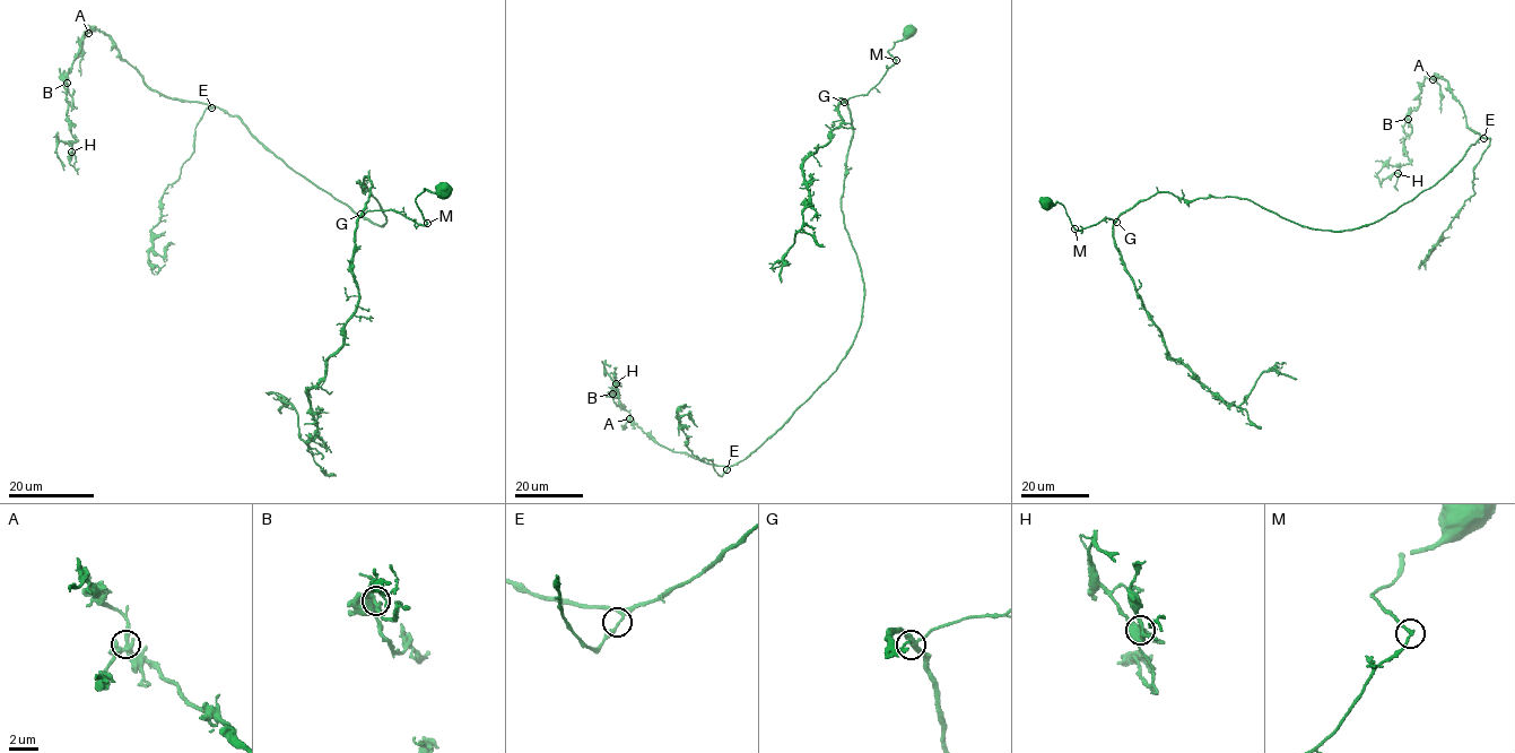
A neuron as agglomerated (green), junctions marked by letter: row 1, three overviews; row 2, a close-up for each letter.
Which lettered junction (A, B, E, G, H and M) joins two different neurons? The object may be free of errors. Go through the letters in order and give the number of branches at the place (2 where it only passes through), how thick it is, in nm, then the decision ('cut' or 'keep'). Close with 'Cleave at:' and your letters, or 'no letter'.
A: 3 | 360 nm | keep
B: 3 | 260 nm | keep
E: 3 | 200 nm | keep
G: 3 | 300 nm | keep
H: 3 | 220 nm | keep
M: 2 | 200 nm | keep
Cleave at: no letter

